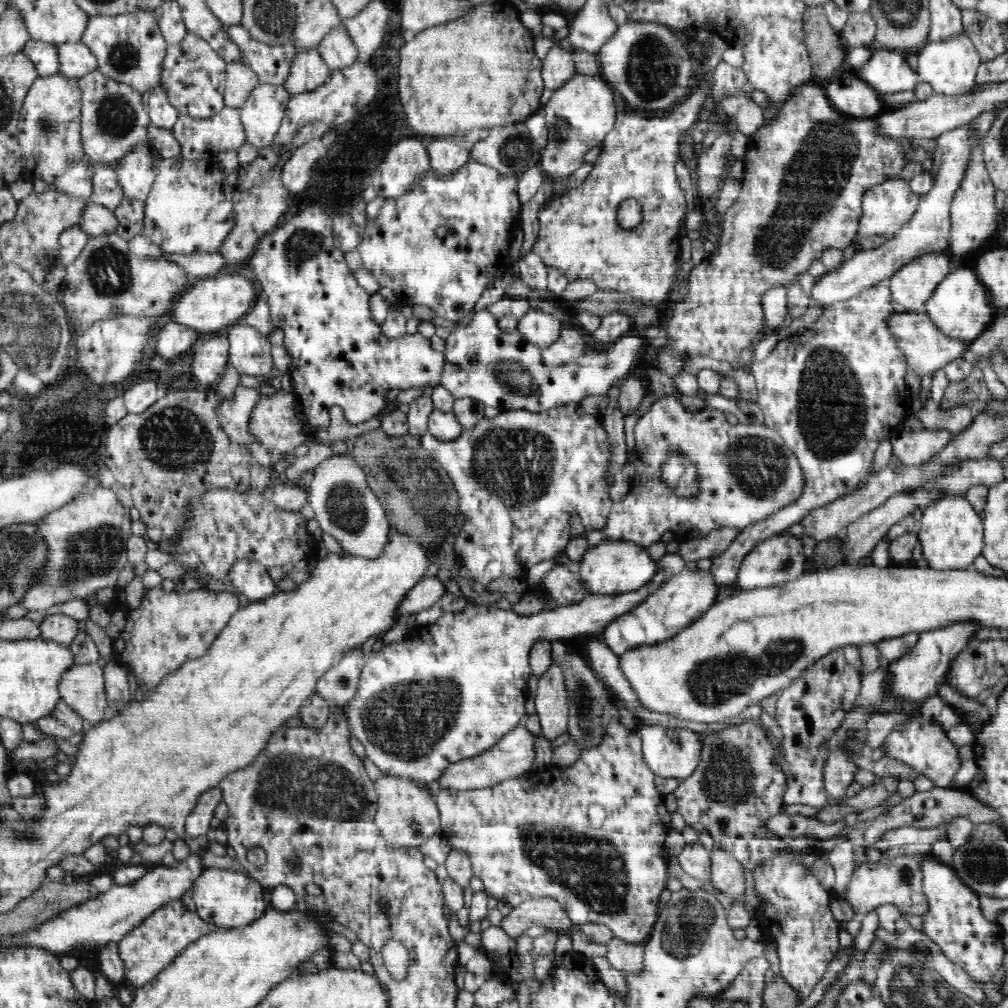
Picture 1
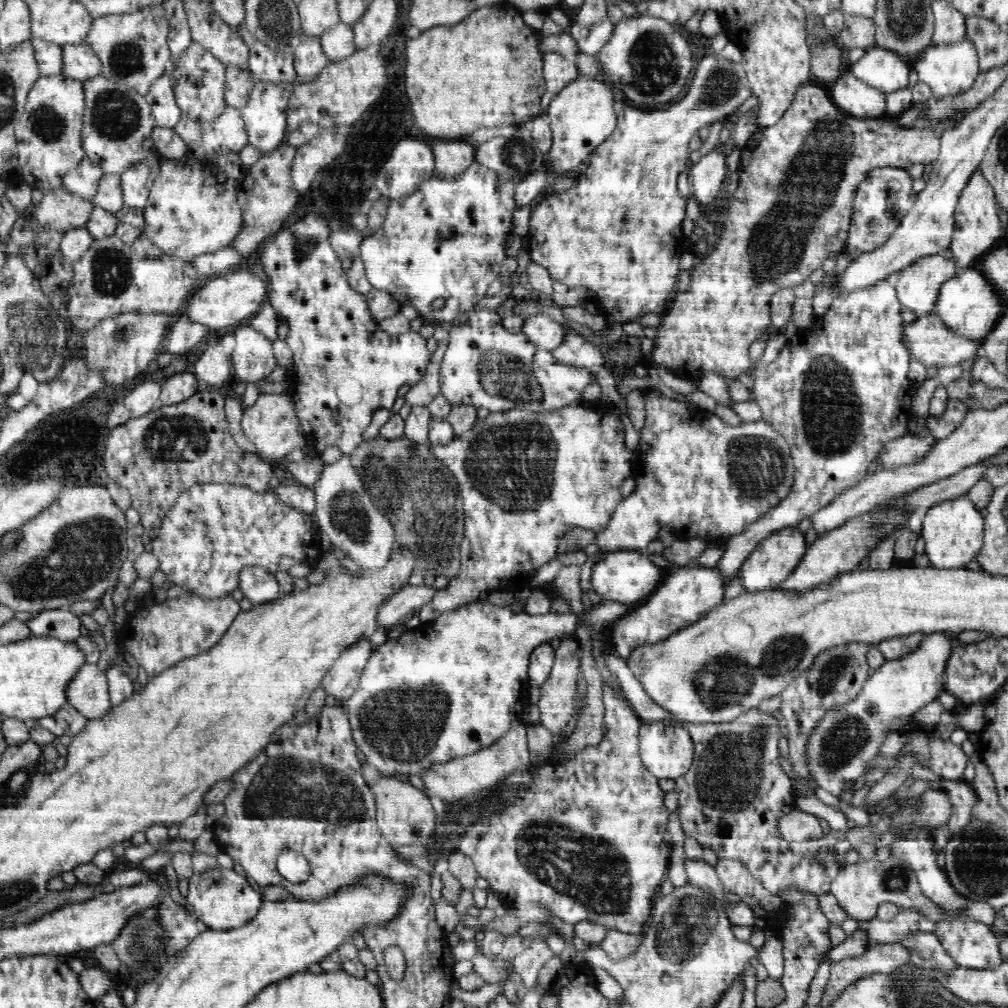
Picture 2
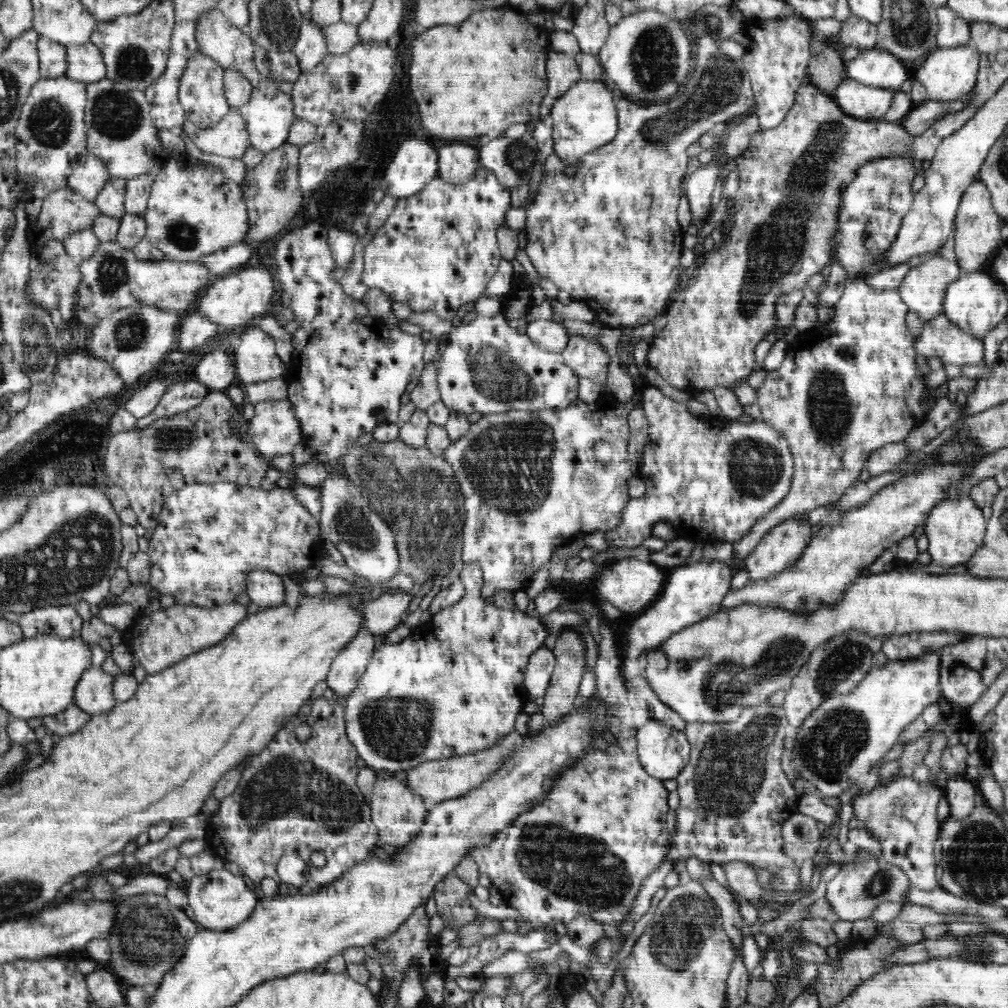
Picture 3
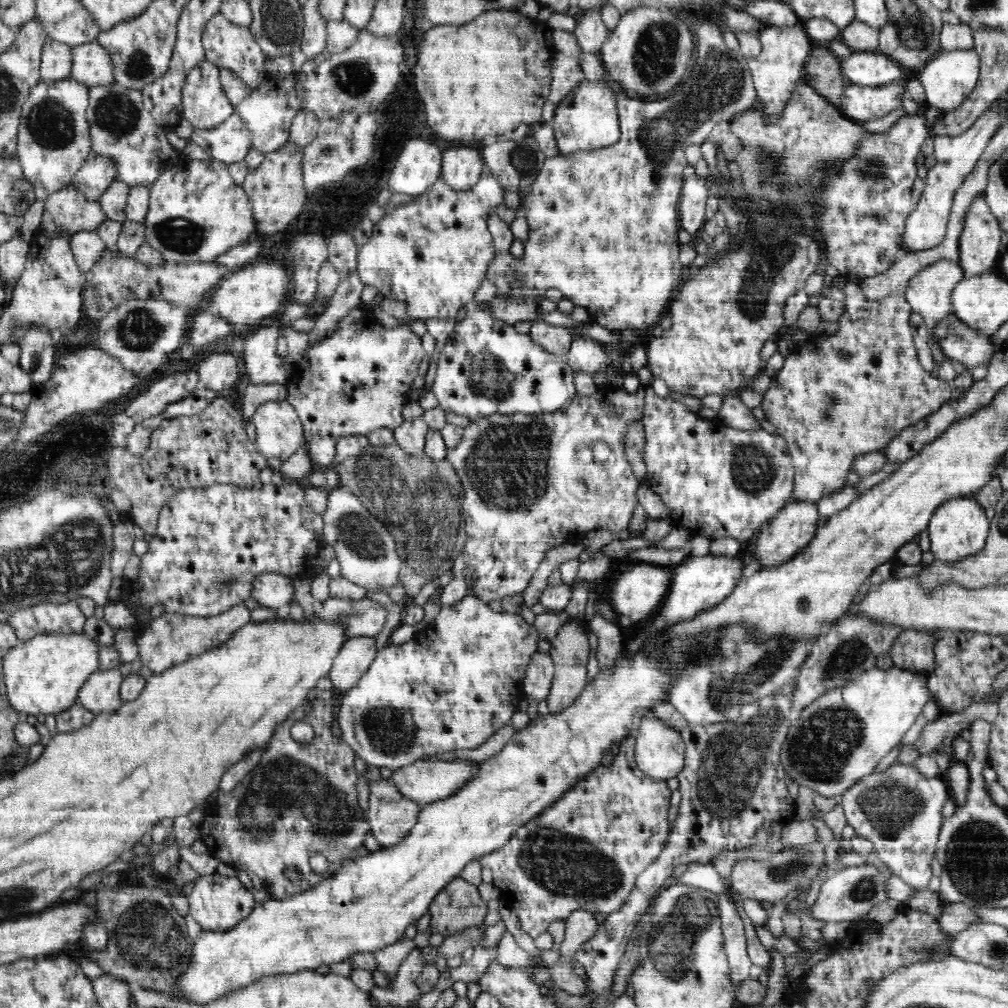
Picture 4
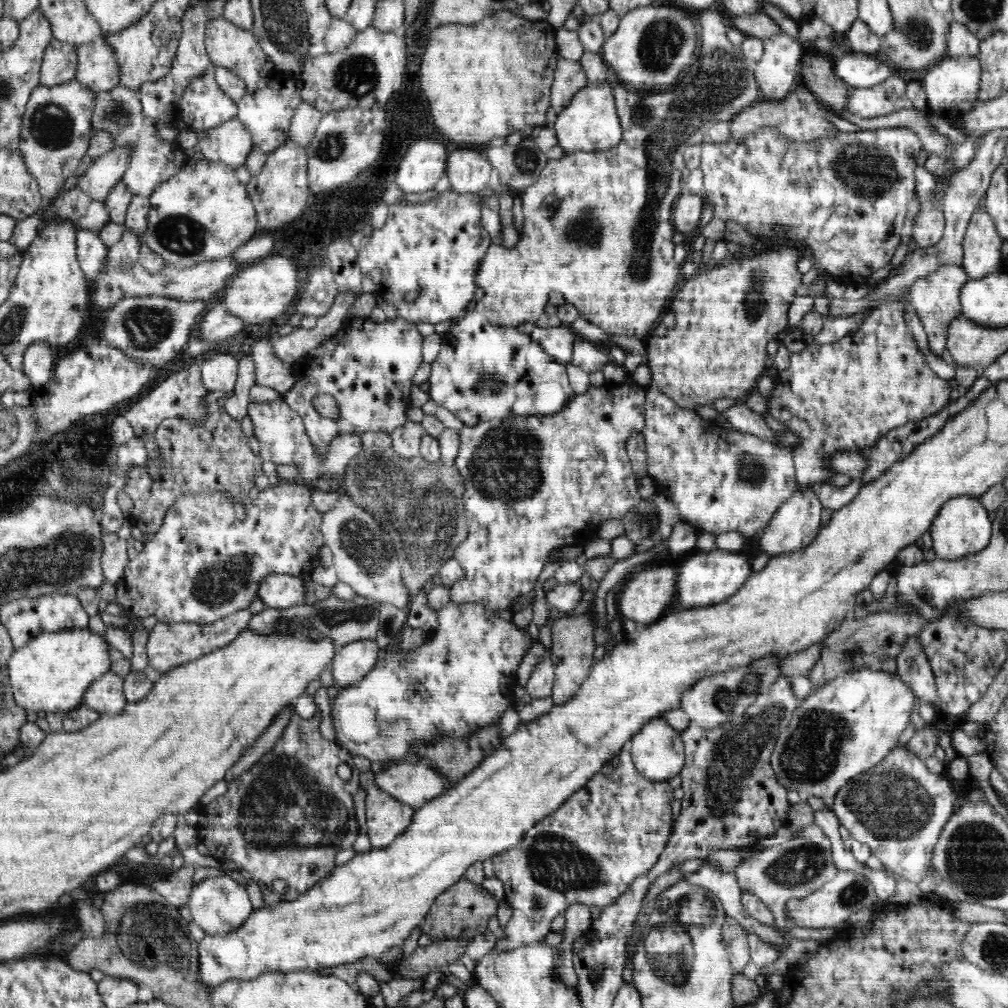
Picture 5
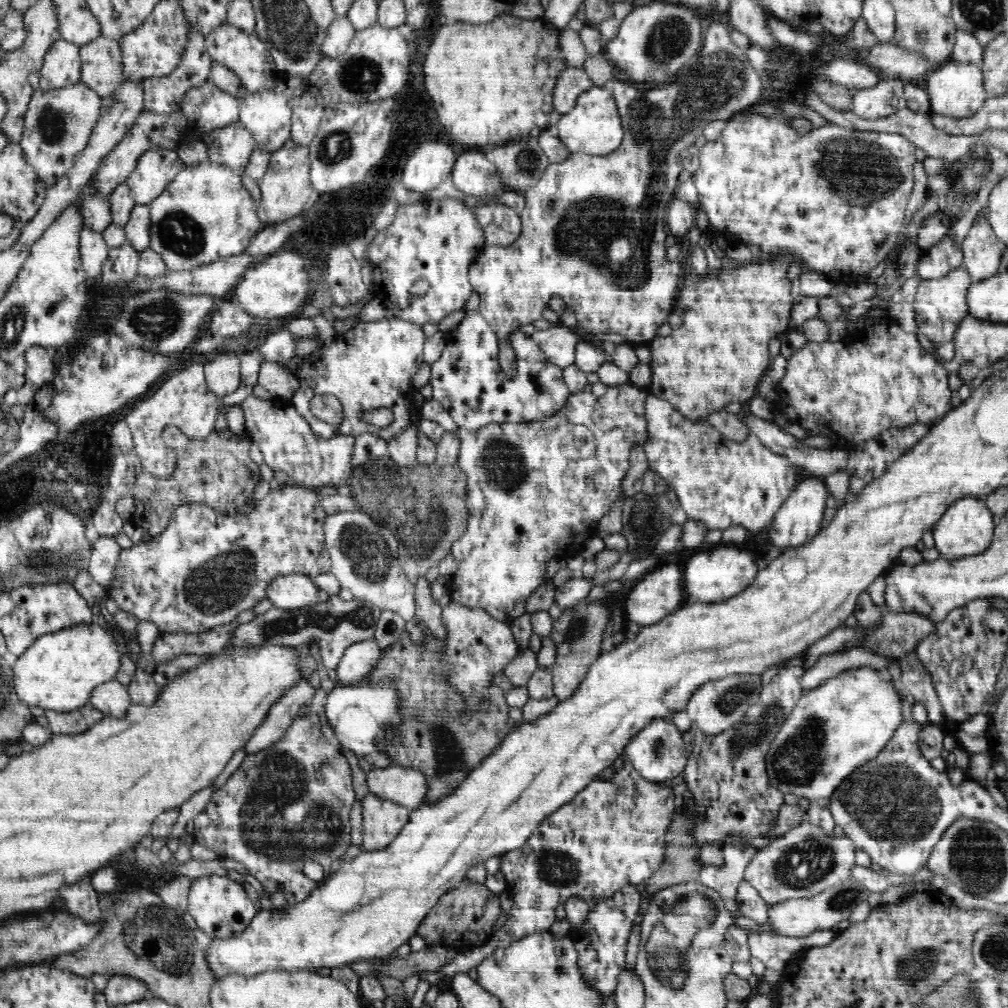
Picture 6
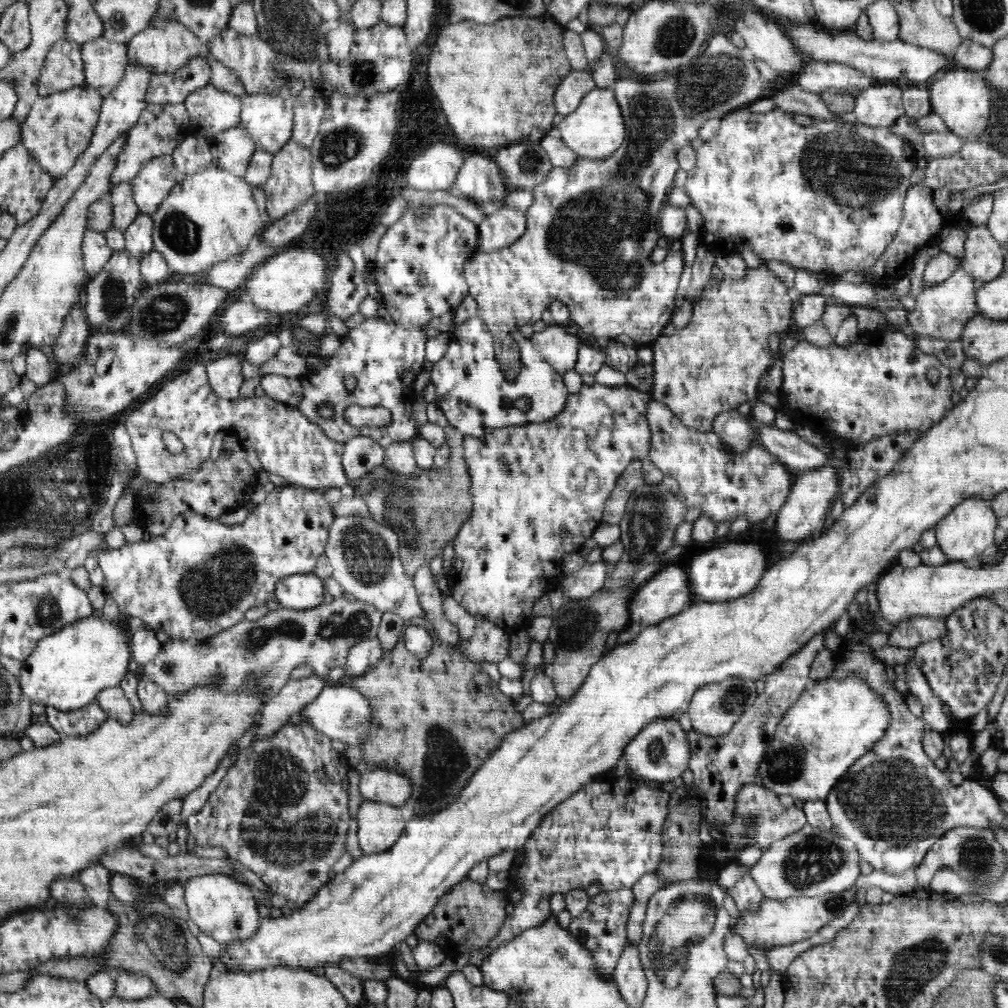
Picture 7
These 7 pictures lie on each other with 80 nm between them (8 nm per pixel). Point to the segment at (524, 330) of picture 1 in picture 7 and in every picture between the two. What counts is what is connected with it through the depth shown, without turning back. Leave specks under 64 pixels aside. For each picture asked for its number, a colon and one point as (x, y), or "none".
2: (543, 331)
3: (552, 336)
4: (556, 340)
5: (558, 342)
6: (558, 343)
7: (560, 348)

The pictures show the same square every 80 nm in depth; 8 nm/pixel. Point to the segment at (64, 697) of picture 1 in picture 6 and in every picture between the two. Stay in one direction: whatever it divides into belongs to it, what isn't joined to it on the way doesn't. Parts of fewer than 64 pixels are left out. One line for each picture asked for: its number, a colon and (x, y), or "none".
2: (88, 692)
3: (93, 694)
4: (100, 693)
5: (106, 695)
6: (111, 698)

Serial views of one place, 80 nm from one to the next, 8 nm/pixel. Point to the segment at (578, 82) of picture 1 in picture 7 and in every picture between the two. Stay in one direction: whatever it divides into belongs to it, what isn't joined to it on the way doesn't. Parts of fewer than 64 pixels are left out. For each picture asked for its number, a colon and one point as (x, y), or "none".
2: (581, 115)
3: (584, 118)
4: (587, 119)
5: (590, 123)
6: (593, 126)
7: (596, 128)

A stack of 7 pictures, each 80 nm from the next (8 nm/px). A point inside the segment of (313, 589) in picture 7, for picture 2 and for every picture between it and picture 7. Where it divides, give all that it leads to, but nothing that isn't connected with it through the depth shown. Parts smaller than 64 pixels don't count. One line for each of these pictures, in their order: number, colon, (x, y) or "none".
2: (260, 586)
3: (265, 589)
4: (271, 590)
5: (276, 591)
6: (291, 591)

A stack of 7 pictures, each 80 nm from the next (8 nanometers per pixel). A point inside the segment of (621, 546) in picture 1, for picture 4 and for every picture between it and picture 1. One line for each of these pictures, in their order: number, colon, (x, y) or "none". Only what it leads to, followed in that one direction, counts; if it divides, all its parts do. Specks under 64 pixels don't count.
2: (625, 576)
3: (631, 585)
4: (637, 591)

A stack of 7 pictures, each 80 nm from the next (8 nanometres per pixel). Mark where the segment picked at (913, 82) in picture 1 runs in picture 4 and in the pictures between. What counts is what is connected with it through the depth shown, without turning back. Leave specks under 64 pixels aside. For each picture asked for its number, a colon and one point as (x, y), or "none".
2: (880, 68)
3: (876, 68)
4: (872, 69)

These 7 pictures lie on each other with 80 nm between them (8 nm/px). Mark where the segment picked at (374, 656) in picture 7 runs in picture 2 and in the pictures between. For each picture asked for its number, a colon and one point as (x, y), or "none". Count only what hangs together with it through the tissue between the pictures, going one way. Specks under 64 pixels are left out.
2: (341, 681)
3: (347, 668)
4: (354, 658)
5: (354, 660)
6: (358, 660)

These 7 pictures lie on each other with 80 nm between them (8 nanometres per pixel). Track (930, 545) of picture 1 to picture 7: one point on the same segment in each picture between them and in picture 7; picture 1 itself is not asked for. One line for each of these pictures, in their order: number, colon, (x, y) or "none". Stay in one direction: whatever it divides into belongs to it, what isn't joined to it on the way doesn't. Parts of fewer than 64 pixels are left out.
2: (953, 530)
3: (956, 528)
4: (959, 528)
5: (962, 527)
6: (965, 529)
7: (968, 531)

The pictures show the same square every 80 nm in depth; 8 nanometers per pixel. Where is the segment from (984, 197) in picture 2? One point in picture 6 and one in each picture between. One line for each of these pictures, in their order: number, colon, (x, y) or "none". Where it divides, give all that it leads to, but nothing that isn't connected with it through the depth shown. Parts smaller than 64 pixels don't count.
3: (977, 238)
4: (978, 245)
5: (981, 244)
6: (982, 251)

